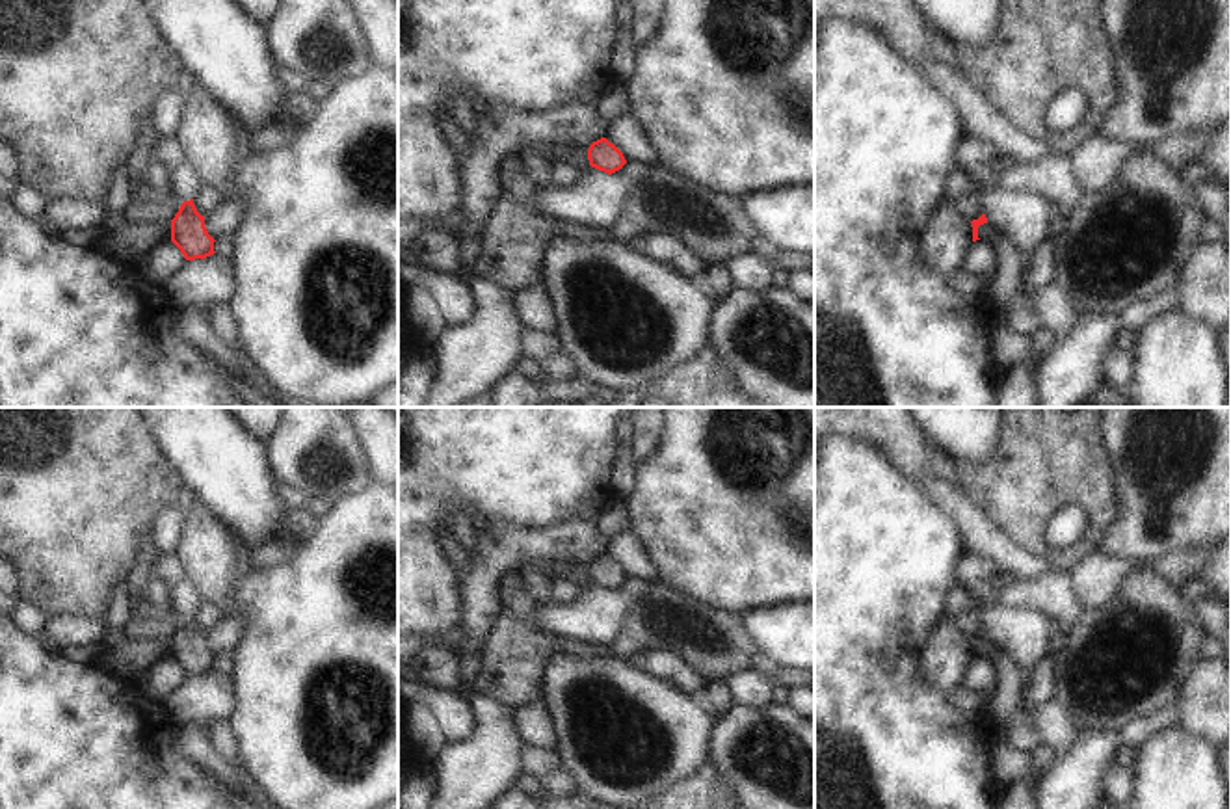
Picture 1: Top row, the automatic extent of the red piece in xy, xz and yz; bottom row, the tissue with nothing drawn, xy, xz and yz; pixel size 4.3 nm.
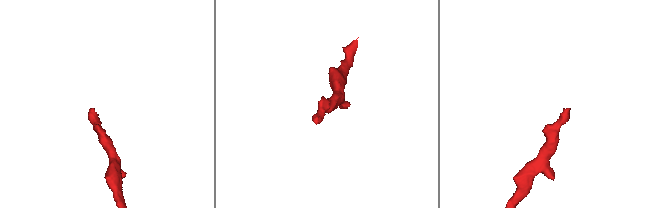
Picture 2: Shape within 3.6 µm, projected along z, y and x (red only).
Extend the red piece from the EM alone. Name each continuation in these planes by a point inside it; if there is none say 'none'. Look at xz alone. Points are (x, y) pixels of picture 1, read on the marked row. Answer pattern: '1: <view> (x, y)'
none

